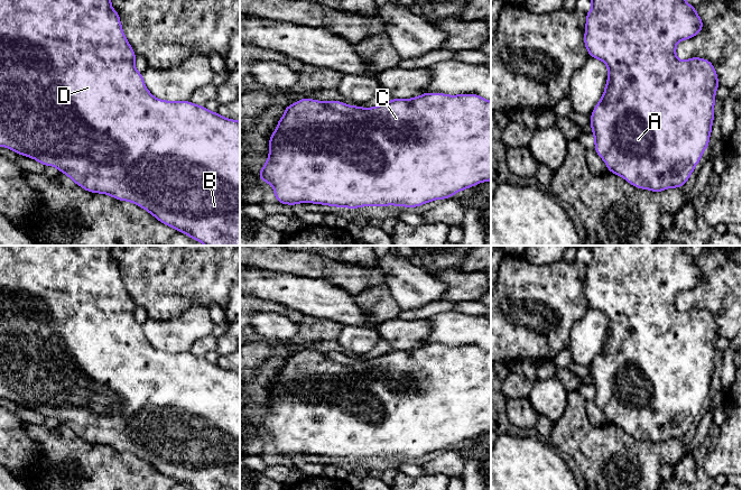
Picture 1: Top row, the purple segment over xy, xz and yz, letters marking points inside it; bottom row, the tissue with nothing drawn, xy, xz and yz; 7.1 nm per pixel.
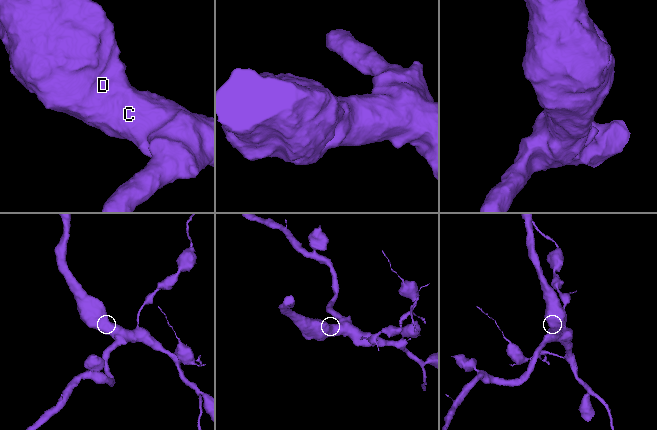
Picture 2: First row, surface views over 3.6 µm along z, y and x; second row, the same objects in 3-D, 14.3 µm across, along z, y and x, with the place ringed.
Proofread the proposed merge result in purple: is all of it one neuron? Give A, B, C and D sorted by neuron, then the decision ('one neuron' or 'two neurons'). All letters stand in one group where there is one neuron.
A B C D; one neuron

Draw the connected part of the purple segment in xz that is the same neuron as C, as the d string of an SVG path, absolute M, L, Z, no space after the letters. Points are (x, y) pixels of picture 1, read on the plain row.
M427 344L412 350L391 350L373 359L352 358L340 352L321 353L304 349L285 358L285 366L278 371L278 377L269 390L268 410L258 428L273 438L278 454L296 456L297 454L315 454L328 457L358 460L361 457L406 457L416 459L434 451L449 450L465 440L491 432L491 352L479 345L448 346Z

